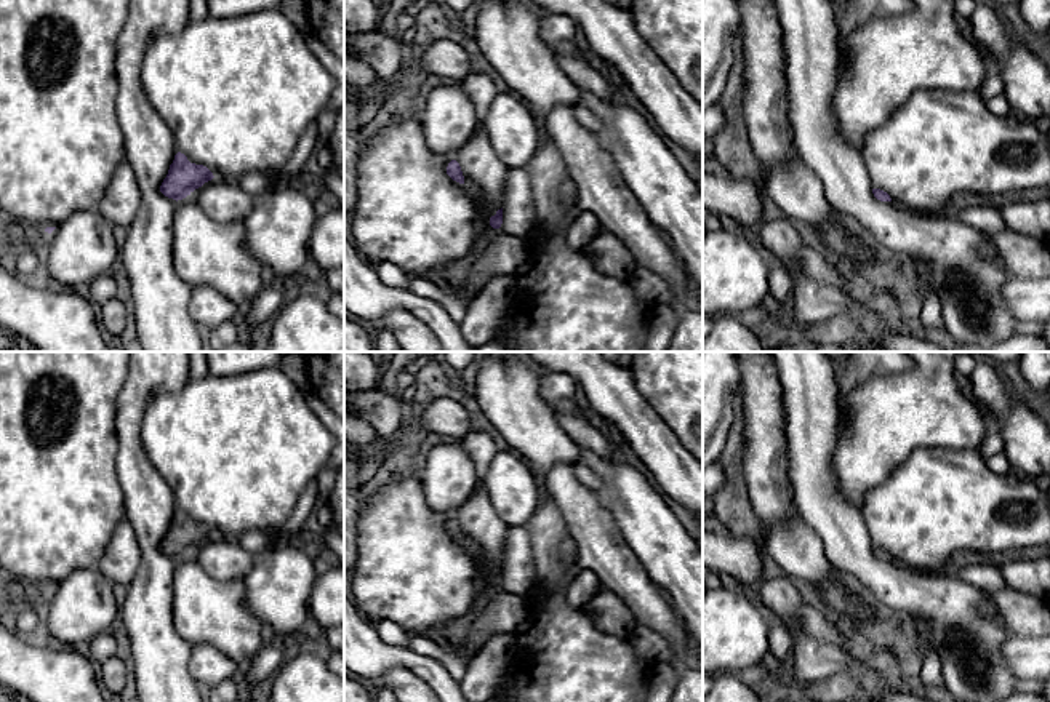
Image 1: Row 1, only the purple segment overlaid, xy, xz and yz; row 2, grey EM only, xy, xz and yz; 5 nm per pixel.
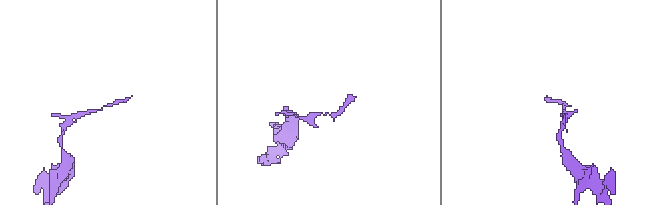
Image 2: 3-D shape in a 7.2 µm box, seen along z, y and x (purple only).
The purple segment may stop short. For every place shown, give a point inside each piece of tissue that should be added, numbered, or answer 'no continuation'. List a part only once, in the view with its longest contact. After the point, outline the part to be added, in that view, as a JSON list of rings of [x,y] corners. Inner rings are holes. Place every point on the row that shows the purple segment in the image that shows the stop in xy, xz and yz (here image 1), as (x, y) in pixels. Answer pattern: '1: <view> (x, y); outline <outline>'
no continuation

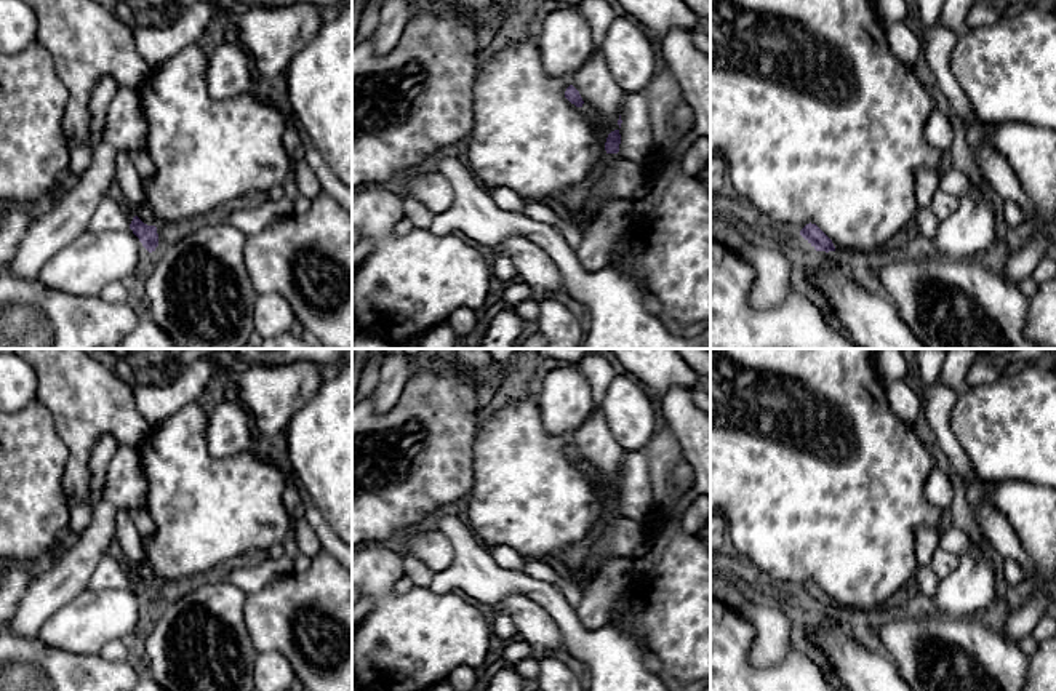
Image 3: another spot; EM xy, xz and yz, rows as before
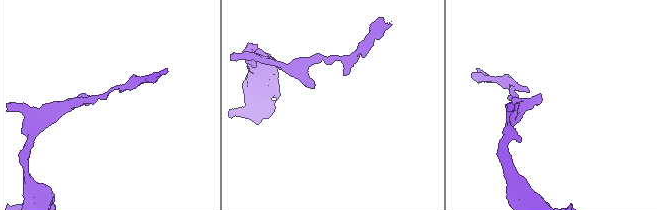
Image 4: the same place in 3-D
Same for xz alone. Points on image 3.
no continuation

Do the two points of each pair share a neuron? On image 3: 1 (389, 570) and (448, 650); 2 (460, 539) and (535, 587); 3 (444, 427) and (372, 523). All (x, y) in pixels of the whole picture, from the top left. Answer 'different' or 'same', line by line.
1: same
2: same
3: same

